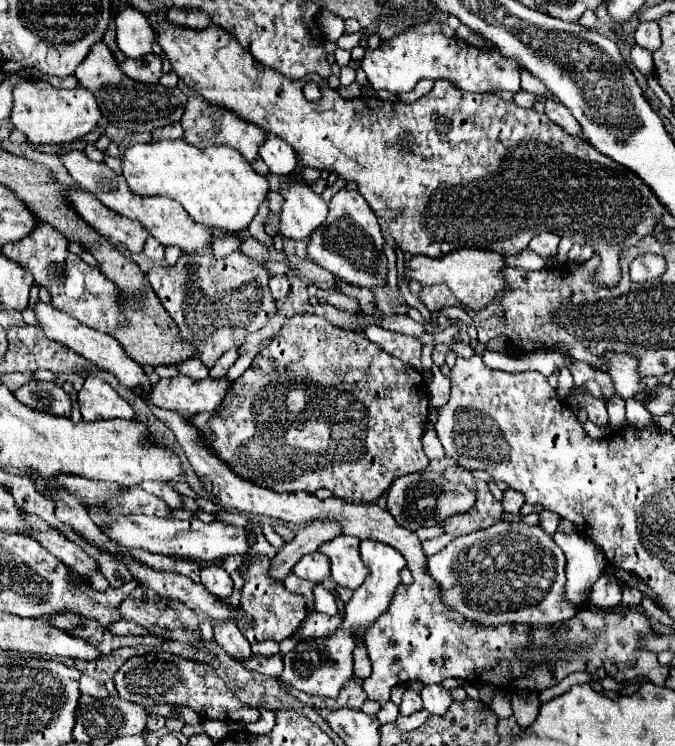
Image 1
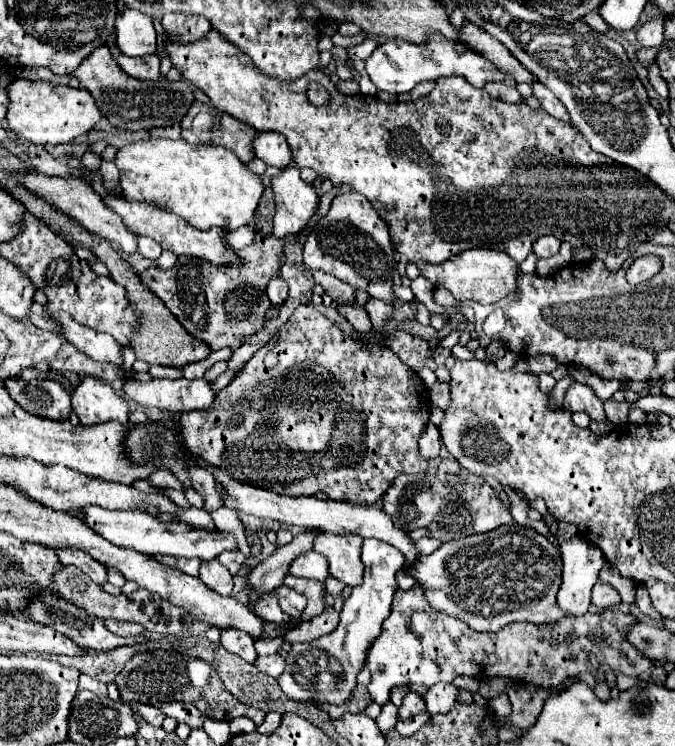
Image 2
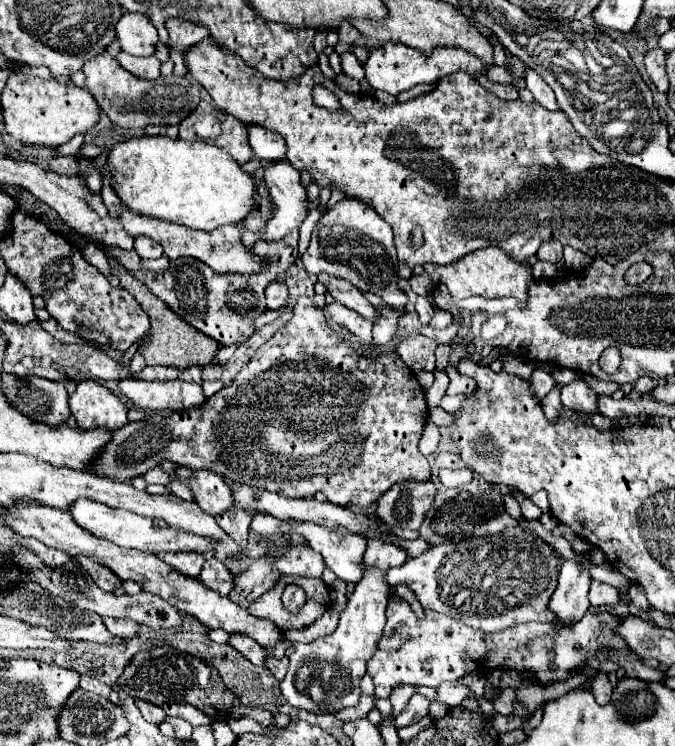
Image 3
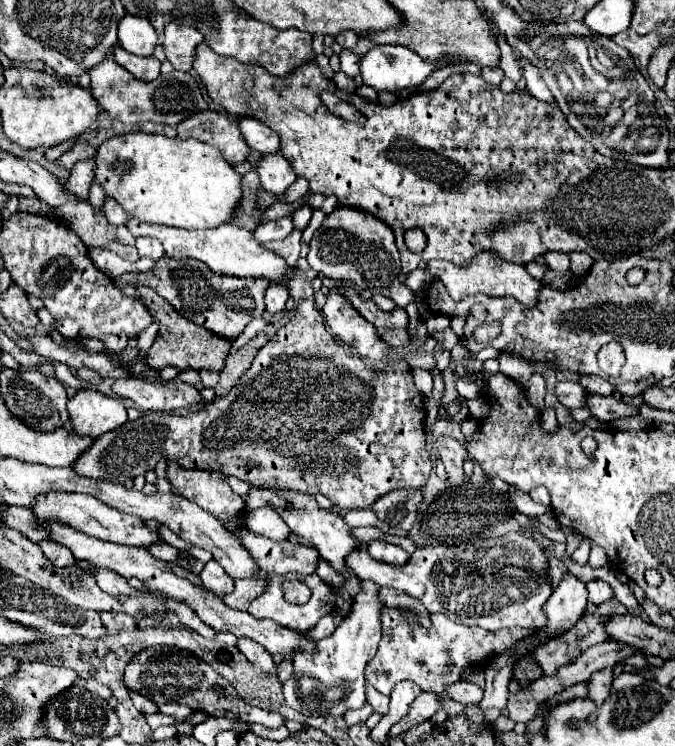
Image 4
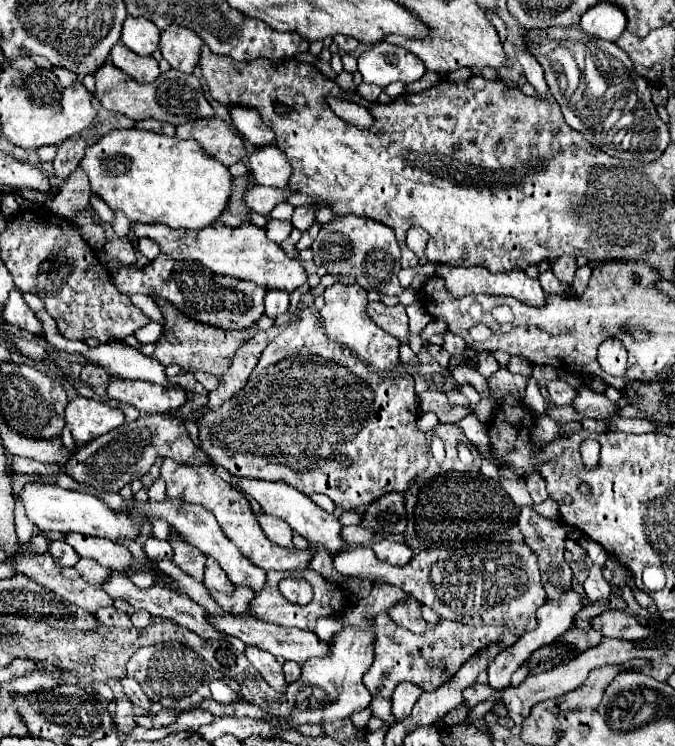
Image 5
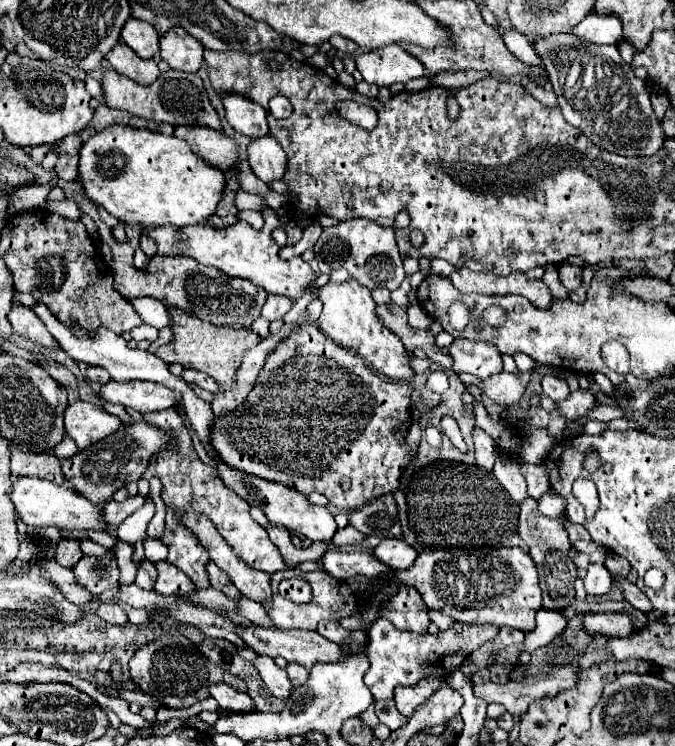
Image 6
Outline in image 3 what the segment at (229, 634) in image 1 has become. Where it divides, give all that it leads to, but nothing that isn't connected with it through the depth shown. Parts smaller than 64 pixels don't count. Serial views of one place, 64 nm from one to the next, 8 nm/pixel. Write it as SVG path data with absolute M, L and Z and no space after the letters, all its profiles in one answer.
M230 636L228 644L234 646L254 666L264 666L264 662L266 662L266 650L260 644L256 644L252 638L248 638L248 636Z

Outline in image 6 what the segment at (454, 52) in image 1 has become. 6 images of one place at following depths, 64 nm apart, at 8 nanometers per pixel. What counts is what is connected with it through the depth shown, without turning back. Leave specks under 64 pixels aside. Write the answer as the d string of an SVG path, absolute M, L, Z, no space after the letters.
M398 44L356 56L356 68L368 84L376 86L408 84L410 80L422 78L424 74L420 60L410 56Z

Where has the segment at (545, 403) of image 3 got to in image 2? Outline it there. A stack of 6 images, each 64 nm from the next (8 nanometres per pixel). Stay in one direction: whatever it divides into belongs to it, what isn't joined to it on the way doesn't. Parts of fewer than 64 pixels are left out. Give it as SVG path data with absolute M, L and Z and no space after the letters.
M562 378L562 380L554 386L554 390L548 394L548 404L550 404L550 408L562 408L562 398L564 398L564 392L566 392L568 384L572 384L572 380L570 380L570 378Z

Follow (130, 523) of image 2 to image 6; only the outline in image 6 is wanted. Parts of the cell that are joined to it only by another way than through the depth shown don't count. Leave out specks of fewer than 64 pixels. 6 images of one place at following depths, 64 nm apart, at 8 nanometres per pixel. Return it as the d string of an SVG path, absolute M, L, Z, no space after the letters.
M18 476L12 484L10 500L16 508L16 514L22 522L26 522L32 528L46 528L56 526L62 530L104 530L102 524L102 508L98 504L90 504L82 496L78 496L68 484L54 484L42 478L32 476Z

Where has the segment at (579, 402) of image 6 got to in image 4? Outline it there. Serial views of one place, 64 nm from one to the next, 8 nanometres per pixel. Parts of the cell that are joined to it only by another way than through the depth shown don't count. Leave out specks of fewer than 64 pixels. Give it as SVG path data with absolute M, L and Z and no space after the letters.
M586 392L584 408L588 408L594 418L604 420L604 422L634 416L636 410L638 410L638 406L624 404L624 402L616 400L614 396L600 396L600 394L594 394L594 392Z

